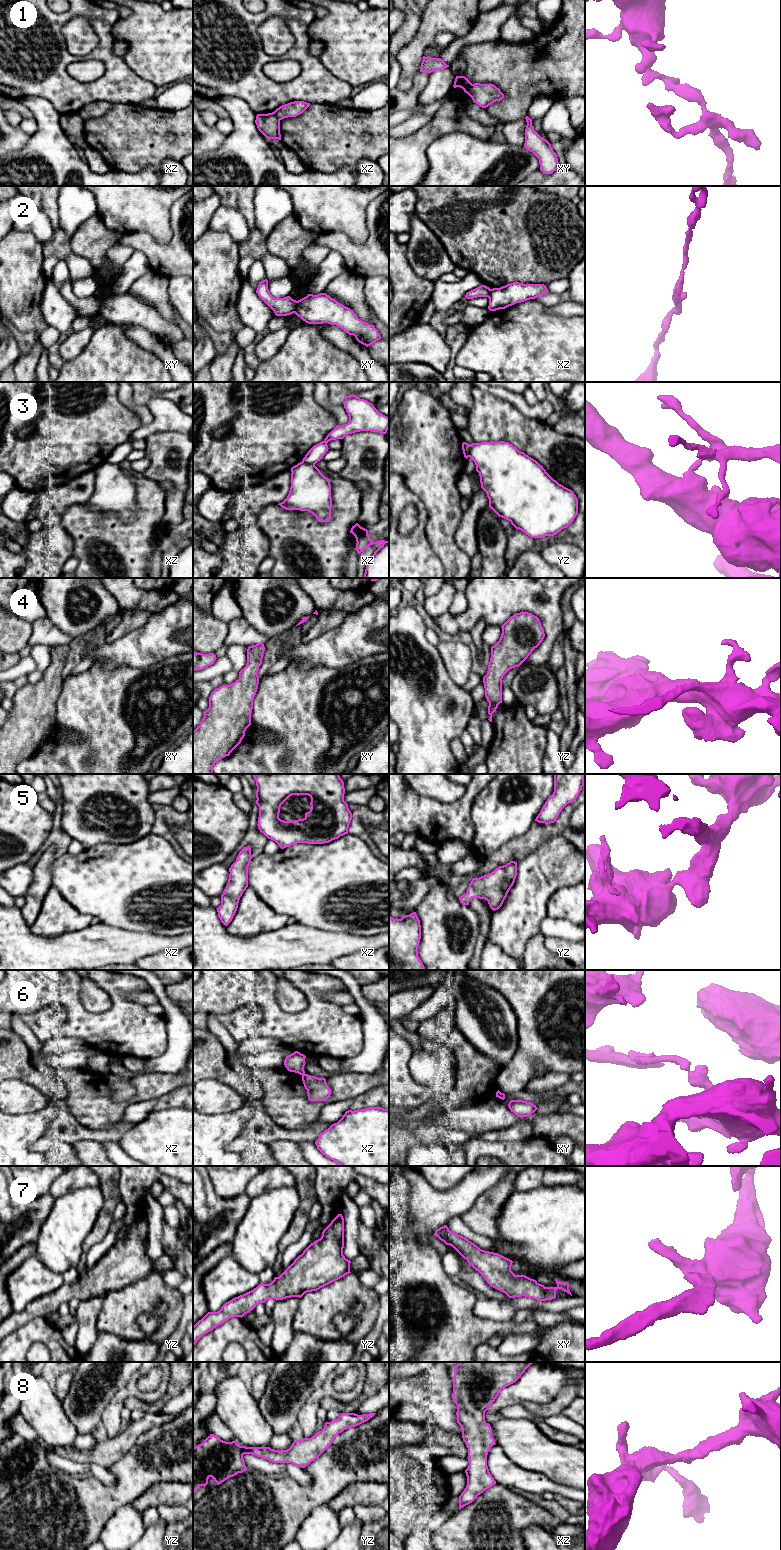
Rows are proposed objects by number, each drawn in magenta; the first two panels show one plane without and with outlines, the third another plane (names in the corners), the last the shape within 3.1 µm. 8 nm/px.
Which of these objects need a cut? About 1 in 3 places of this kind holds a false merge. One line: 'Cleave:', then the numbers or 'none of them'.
Cleave: 1, 2, 3, 6

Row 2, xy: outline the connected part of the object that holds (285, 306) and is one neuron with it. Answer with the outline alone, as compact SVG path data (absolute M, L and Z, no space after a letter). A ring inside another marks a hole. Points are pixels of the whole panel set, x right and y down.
M267 279L259 283L256 293L274 311L276 316L287 316L295 313L297 301L290 296L273 297L269 292Z

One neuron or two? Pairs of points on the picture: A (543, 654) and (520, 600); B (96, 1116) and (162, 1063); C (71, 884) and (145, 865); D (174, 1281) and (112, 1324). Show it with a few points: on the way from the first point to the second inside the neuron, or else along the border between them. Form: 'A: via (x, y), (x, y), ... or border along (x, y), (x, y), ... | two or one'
A: via (549, 638), (549, 620), (536, 607) | one
B: border along (149, 1072), (174, 1073) | two
C: via (89, 881), (101, 881), (109, 875), (127, 869) | one
D: border along (161, 1275), (168, 1286), (176, 1289) | two

